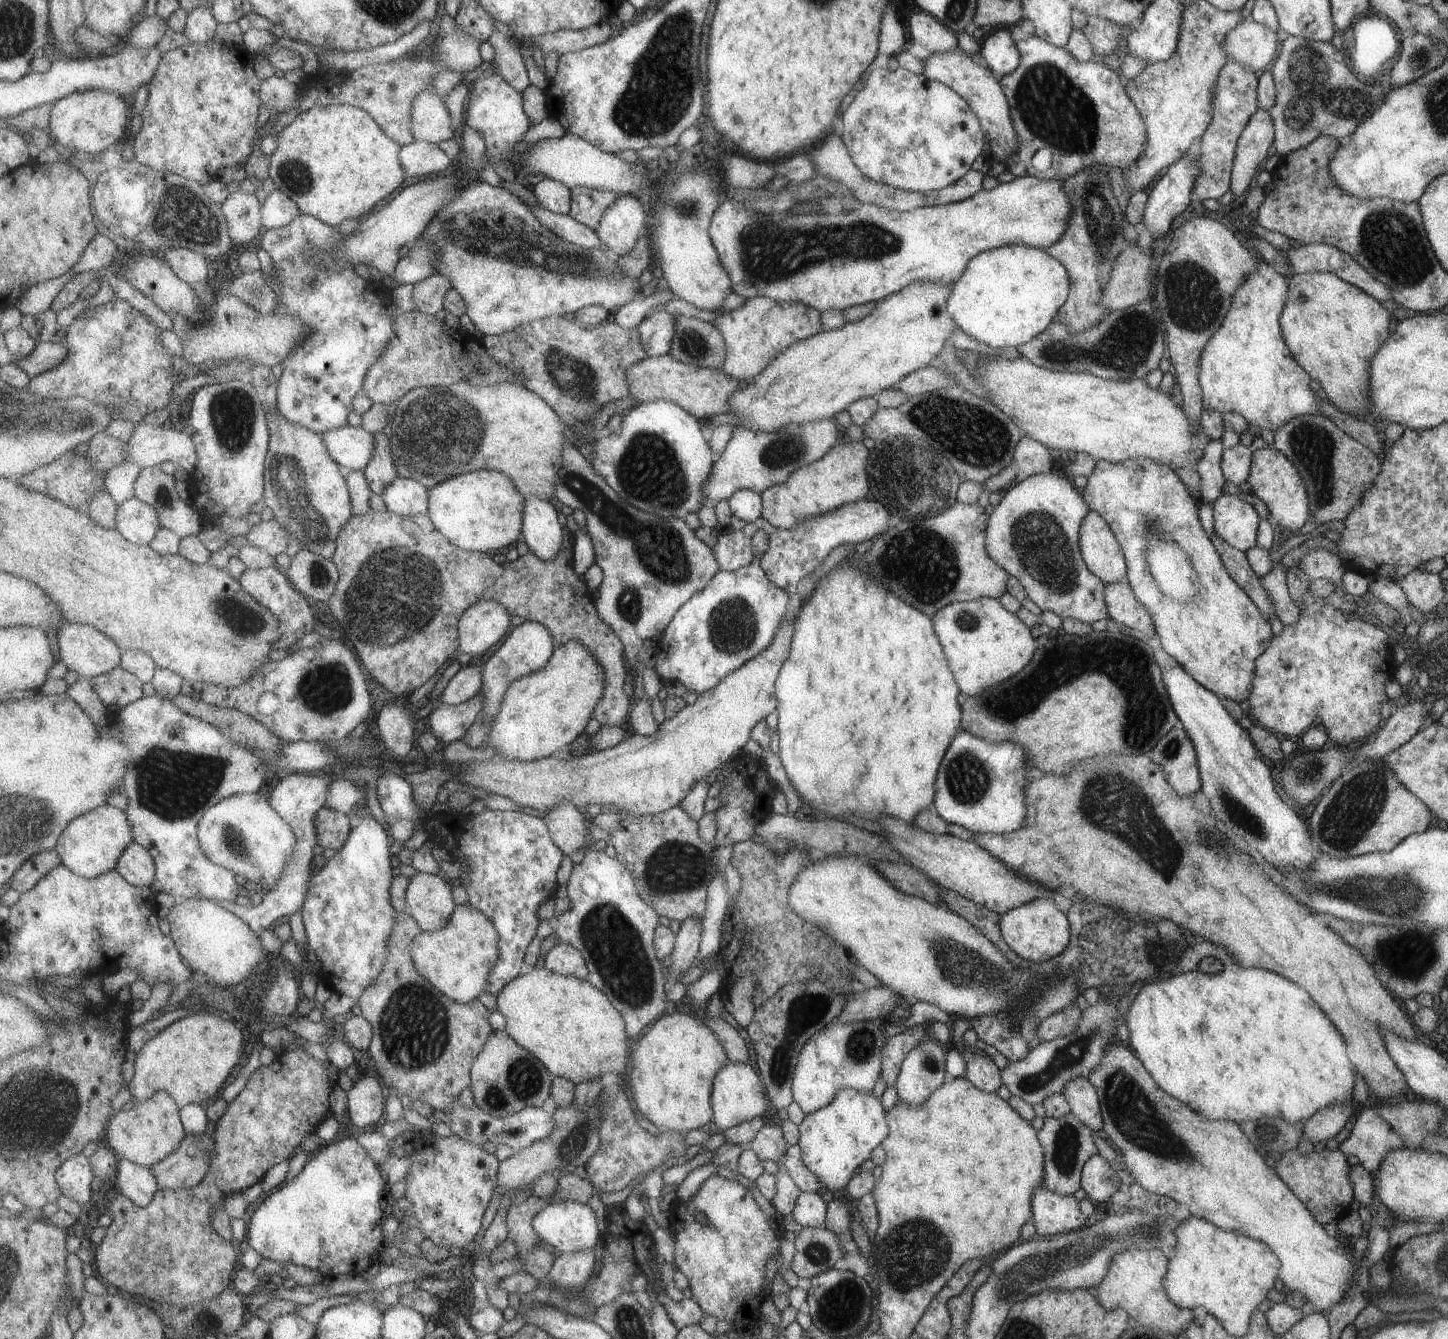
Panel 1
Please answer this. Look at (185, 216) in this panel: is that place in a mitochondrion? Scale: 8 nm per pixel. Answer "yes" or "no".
yes

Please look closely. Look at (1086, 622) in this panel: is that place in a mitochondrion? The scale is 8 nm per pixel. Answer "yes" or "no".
no

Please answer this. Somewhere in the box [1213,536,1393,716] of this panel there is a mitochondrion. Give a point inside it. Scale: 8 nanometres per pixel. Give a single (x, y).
(1311, 631)

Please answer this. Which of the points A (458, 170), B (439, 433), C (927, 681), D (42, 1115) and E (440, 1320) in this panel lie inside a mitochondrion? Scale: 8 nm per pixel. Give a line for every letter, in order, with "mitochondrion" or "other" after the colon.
A: other
B: mitochondrion
C: other
D: mitochondrion
E: other

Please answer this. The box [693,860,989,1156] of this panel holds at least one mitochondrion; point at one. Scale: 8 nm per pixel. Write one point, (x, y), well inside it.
(806, 1010)

